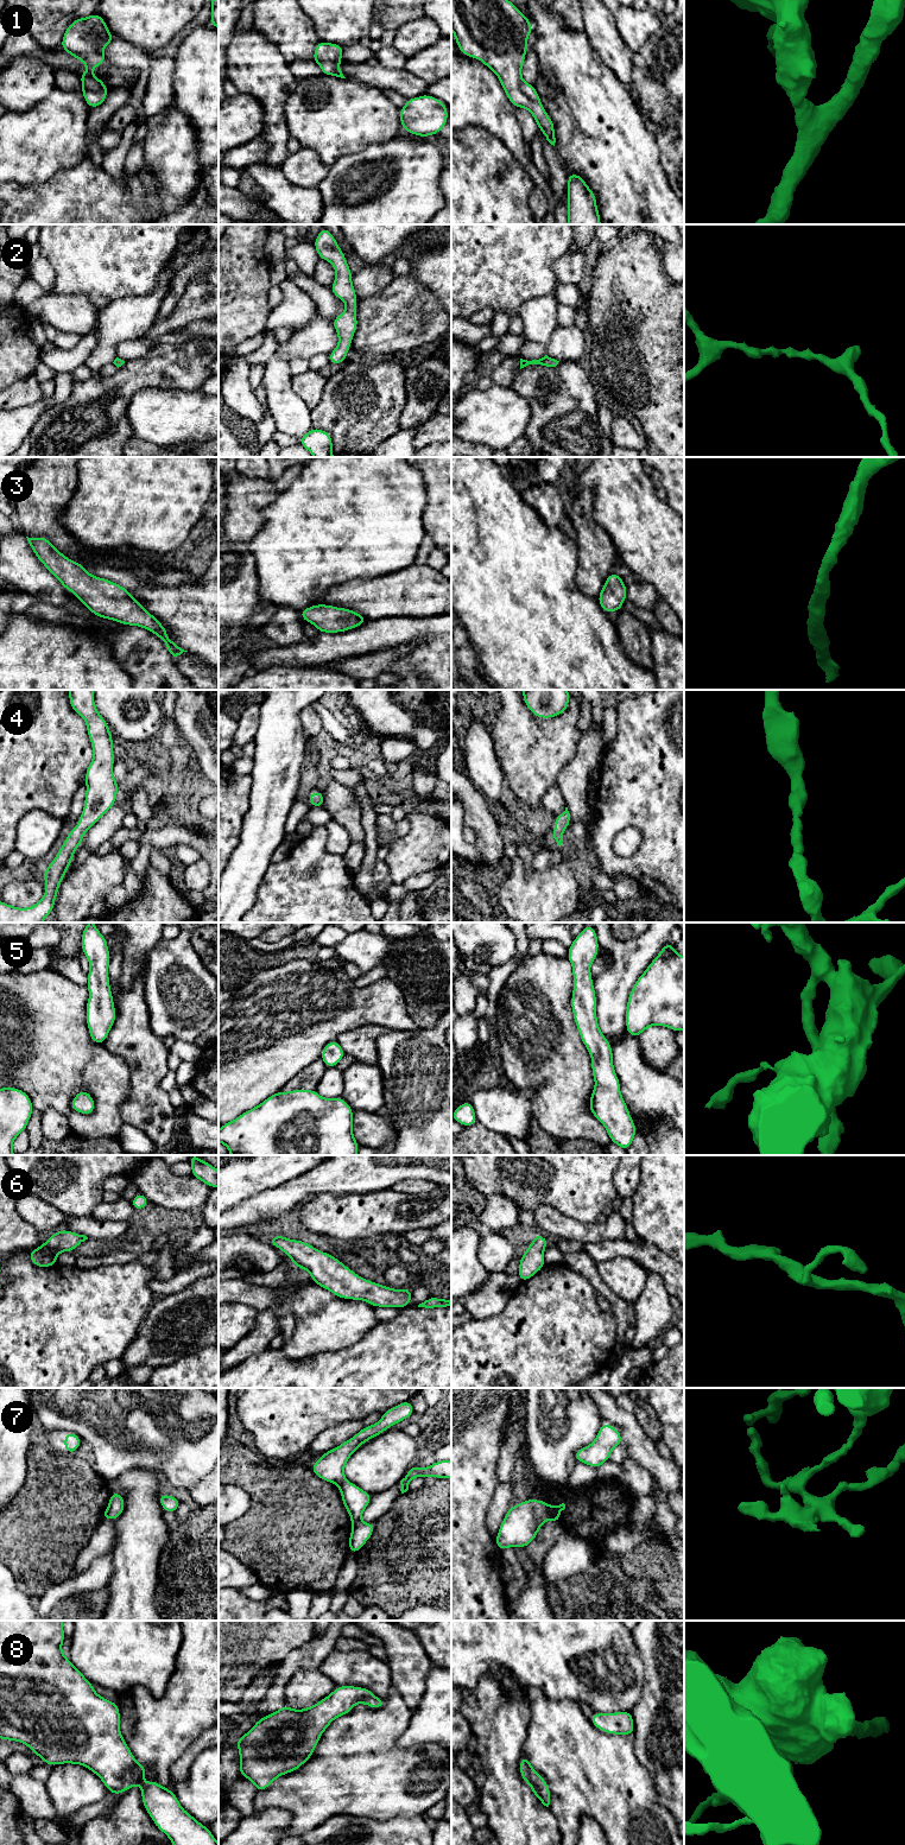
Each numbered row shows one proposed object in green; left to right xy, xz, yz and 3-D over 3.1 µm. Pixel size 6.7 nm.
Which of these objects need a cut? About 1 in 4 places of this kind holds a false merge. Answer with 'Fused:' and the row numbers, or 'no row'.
Fused: 7

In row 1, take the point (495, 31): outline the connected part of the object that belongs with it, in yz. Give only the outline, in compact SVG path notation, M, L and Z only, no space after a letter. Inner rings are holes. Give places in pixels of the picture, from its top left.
M451 0L451 30L460 51L479 58L498 76L507 99L517 108L526 108L534 118L538 129L555 146L555 125L545 112L534 85L526 83L521 68L527 52L527 37L532 24L510 0Z

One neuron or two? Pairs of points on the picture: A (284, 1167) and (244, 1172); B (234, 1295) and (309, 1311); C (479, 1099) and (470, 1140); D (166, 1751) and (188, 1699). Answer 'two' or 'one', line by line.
A: one
B: one
C: two
D: one

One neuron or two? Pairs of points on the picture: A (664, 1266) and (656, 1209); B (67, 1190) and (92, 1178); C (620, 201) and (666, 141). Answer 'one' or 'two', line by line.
A: two
B: one
C: two

